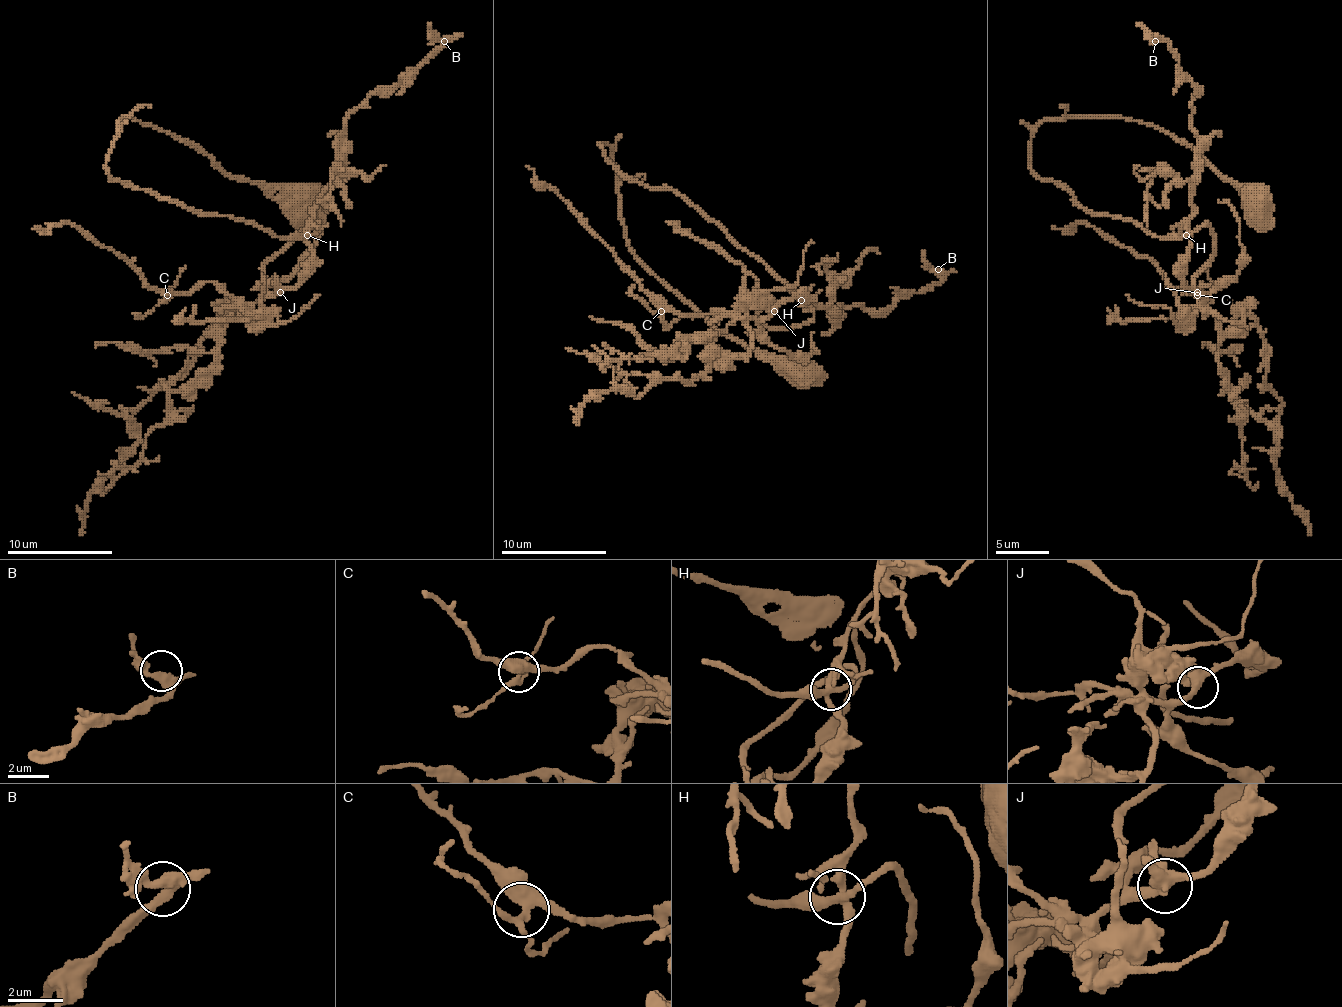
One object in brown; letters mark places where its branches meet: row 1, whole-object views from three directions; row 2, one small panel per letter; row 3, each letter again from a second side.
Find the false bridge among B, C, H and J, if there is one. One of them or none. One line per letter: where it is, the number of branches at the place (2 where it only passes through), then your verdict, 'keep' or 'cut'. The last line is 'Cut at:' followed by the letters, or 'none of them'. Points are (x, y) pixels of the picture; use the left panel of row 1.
B: place (444, 41); branches 3; keep
C: place (167, 295); branches 4; keep
H: place (307, 235); branches 4; keep
J: place (280, 292); branches 4; keep
Cut at: none of them

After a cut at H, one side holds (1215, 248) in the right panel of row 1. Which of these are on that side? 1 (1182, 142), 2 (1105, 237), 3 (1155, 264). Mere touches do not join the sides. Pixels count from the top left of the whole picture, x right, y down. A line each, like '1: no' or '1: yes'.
1: yes
2: no
3: no

